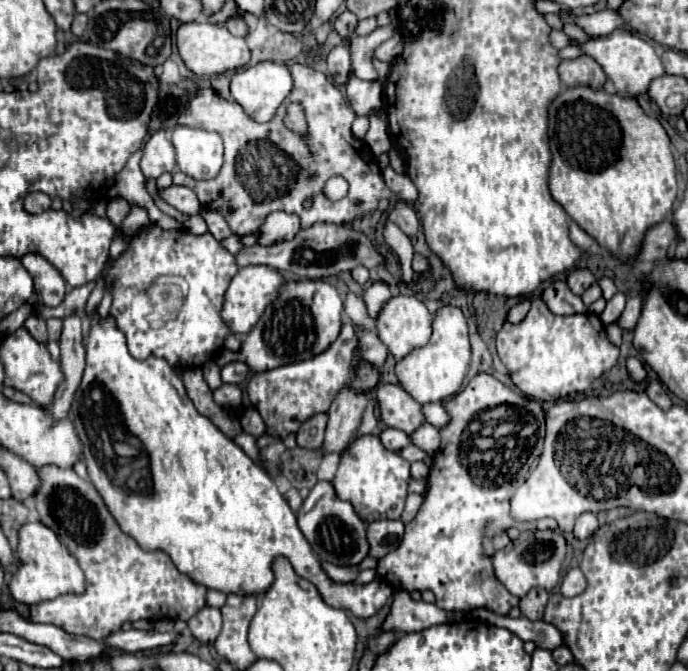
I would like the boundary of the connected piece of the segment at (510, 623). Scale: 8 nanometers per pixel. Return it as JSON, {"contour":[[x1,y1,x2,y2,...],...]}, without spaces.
{"contour":[[474,609,472,611,474,617,480,617,482,621,490,623,490,625,496,625,496,627,504,627,508,631,512,631,514,635,518,635,522,641,532,641,536,643,536,647,540,649,556,649,560,645,564,645,564,637,562,633,546,623,546,621,530,621,526,617,518,617,518,619,512,619,508,615,496,615,494,611,490,609]]}

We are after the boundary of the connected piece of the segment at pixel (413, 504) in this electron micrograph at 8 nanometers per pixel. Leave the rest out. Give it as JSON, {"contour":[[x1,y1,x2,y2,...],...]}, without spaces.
{"contour":[[410,493,410,495,408,495,408,499,406,499,406,509,404,509,404,513,402,513,402,521,404,521,404,523,410,523,410,519,414,519,414,515,418,513,422,501,424,501,424,497,418,495,418,493]]}

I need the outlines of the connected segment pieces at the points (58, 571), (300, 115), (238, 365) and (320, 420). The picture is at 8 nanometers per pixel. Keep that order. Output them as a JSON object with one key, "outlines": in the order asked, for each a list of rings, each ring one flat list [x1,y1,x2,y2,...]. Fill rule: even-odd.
{"outlines":[[[26,523,20,527,18,537,20,537,20,543,18,543,16,557,20,563,8,583,8,589,18,603,34,605,40,601,56,599,58,595,64,595,64,593,84,591,84,573,78,567,76,559,70,555,70,551,66,551,66,547,58,543,58,537,54,535,54,531,50,531,42,523]],[[290,103,288,107,286,107,286,117,284,117,284,125,290,129,290,131,294,131,294,133,298,133,298,135,306,135,306,131,308,131,308,127,306,127,306,117,304,117,304,109,302,109,302,105,300,103]],[[232,361,232,363,228,363,224,369,222,369,222,381,224,383,242,383,244,379,246,379,246,375,248,375,248,365,246,363,242,363,242,361]],[[316,413,302,423,298,429,298,445,300,447,322,447,324,431,326,431,326,413]]]}

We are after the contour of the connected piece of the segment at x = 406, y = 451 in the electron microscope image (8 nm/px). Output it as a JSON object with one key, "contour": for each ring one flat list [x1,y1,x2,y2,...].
{"contour":[[408,443,408,445,406,445,406,447,402,447,402,449,398,449,396,453,398,453,400,457,404,457,406,461,410,461,410,463,412,463,412,461,422,459,422,461,426,461,426,463,430,465,430,459,432,459,430,455,426,455,422,449,418,449,418,447,416,447,416,445,412,445,412,443]]}

